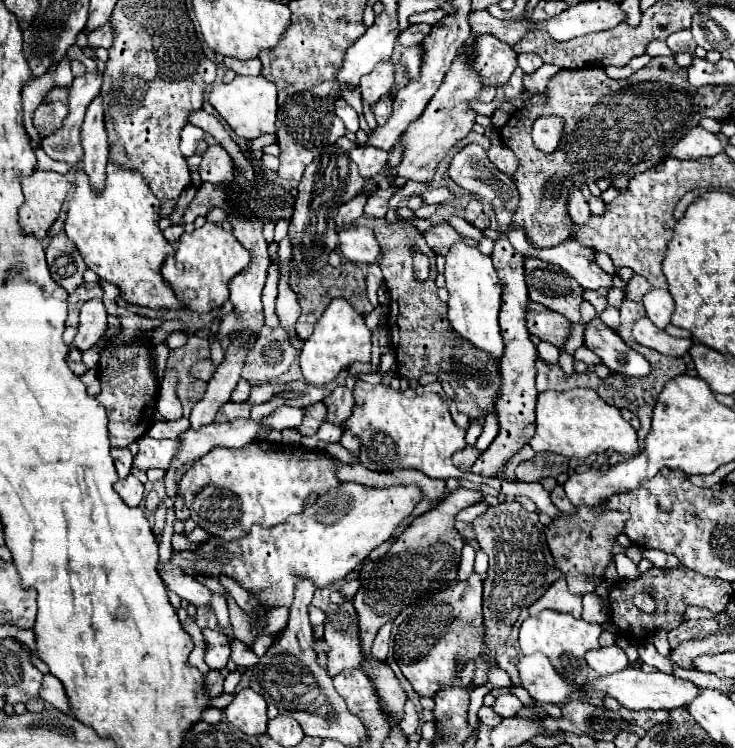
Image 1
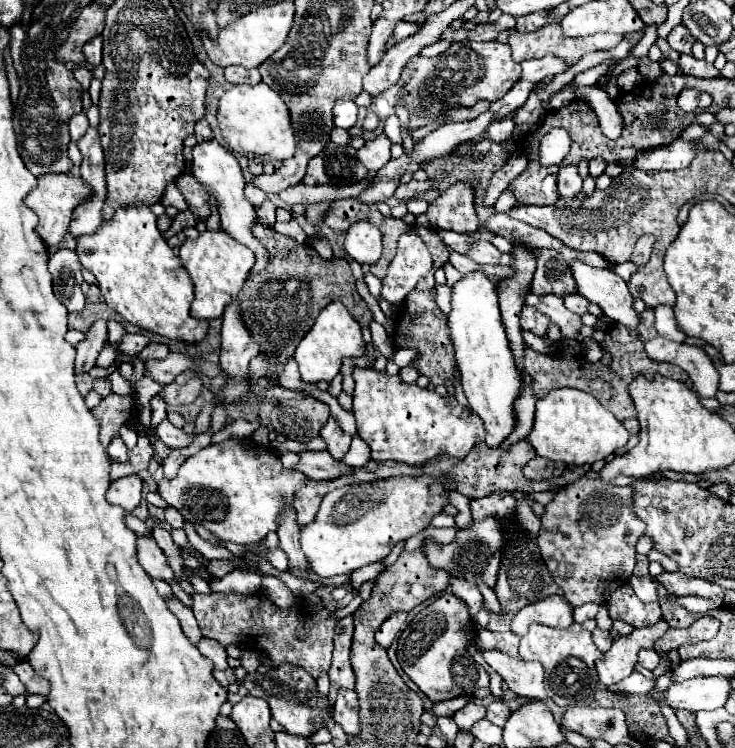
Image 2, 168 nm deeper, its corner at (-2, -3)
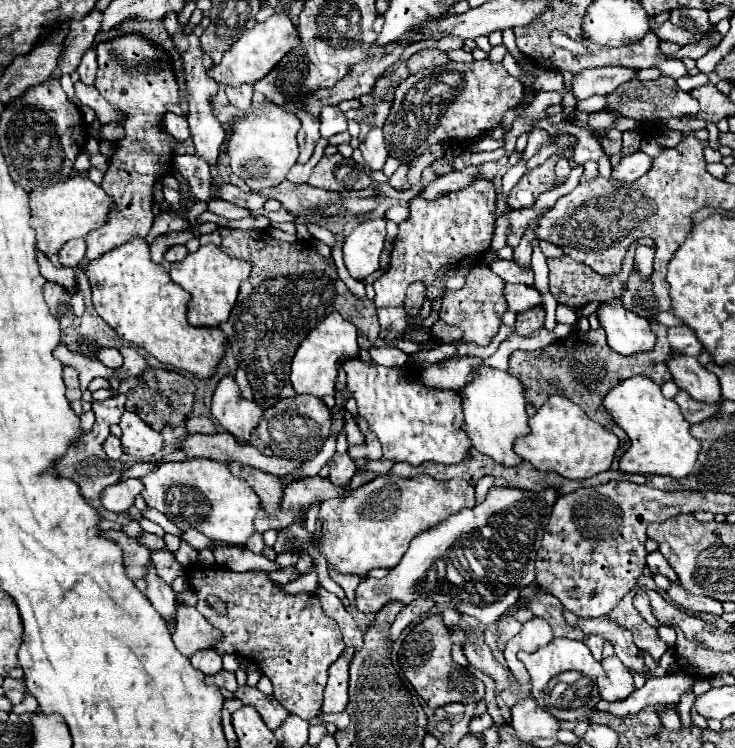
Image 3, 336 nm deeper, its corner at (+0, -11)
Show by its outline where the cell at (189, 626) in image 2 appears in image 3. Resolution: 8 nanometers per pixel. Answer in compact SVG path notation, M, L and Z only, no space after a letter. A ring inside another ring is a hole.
M152 569L152 575L148 575L146 579L148 583L148 591L146 591L146 597L150 599L150 603L154 605L154 609L166 619L172 623L172 627L176 625L176 593L164 583L158 579L156 571Z

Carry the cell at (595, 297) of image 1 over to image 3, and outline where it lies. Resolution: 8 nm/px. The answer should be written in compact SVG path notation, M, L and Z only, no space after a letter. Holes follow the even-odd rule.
M558 305L558 309L556 309L556 321L558 321L558 323L570 323L570 325L576 325L578 315L576 315L576 311L570 309L568 305Z

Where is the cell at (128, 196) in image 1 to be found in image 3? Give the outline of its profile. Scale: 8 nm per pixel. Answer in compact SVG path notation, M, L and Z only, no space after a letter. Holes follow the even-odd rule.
M134 237L122 247L114 247L90 261L84 271L92 287L96 313L122 339L146 349L146 353L154 355L158 361L190 371L200 379L214 373L216 363L224 355L226 335L218 327L192 327L186 321L188 291L176 285L160 263L152 261L150 245L142 237Z

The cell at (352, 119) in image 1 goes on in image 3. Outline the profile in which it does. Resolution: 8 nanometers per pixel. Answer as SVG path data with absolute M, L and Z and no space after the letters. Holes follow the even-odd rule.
M322 107L320 111L320 133L322 137L332 137L348 129L348 119L340 107Z

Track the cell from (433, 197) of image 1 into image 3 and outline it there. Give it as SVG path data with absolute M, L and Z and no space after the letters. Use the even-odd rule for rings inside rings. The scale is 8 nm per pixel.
M402 205L390 207L390 209L386 211L386 219L394 221L394 223L402 223L406 217L408 217L408 207L402 207Z

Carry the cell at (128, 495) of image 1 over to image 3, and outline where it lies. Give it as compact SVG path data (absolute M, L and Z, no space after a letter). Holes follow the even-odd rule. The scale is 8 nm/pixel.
M126 479L120 481L116 485L110 485L102 491L100 495L100 503L104 509L114 511L114 513L124 513L134 505L136 495L140 495L144 491L144 483L140 479Z

